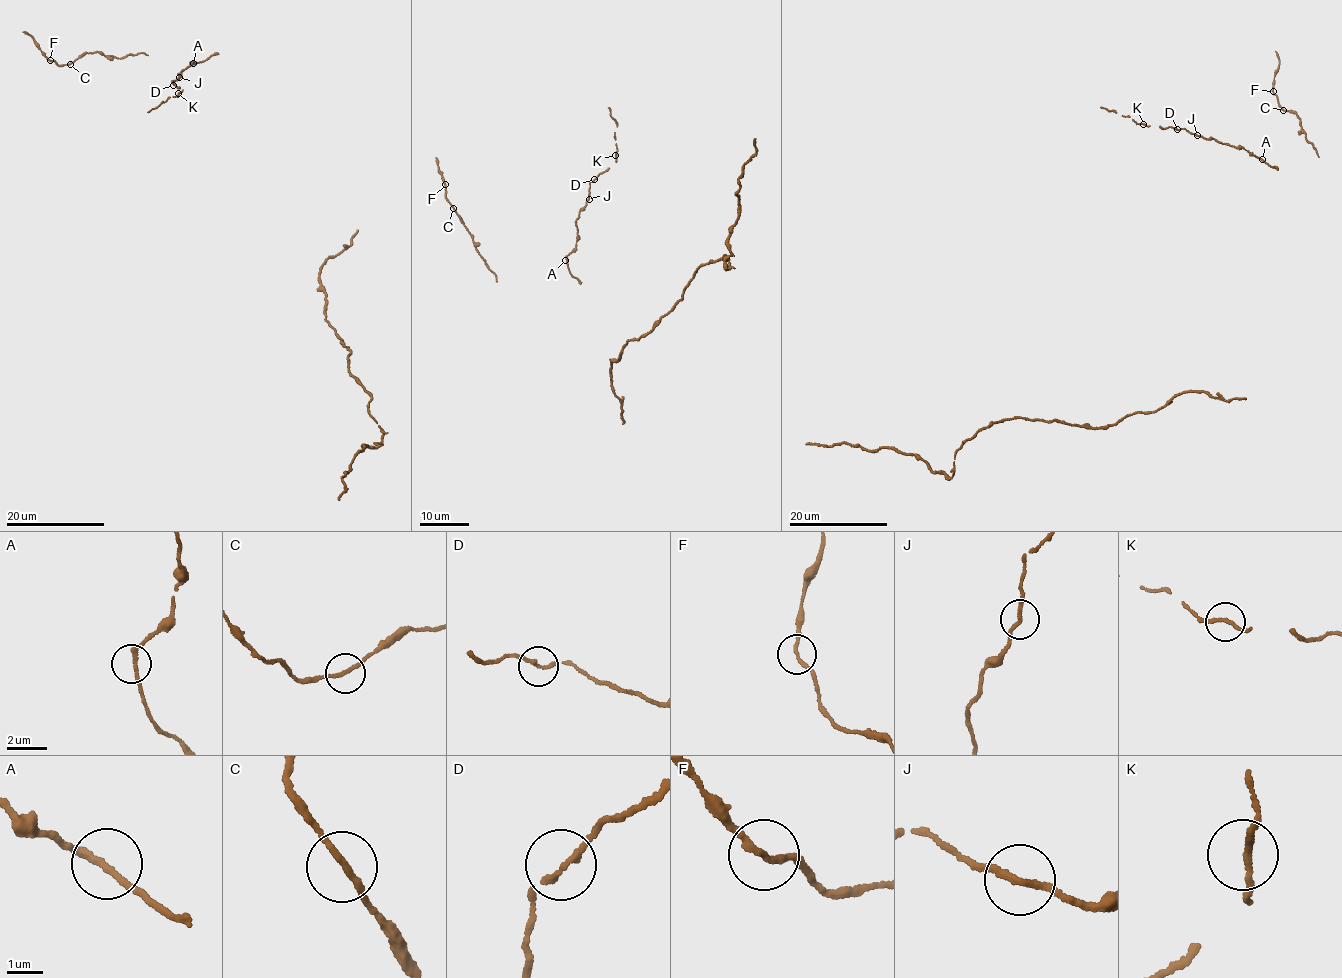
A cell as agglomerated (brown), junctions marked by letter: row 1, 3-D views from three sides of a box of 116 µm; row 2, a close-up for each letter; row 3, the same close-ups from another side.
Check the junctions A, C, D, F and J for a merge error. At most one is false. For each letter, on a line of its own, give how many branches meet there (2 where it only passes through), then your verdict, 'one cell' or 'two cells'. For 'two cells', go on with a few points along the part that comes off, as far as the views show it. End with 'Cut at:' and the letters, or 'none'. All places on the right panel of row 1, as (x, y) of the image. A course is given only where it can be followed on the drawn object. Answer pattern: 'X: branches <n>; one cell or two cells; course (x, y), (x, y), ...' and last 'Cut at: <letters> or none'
A: branches 2; one cell
C: branches 2; one cell
D: branches 2; one cell
F: branches 2; one cell
J: branches 2; one cell
Cut at: none

